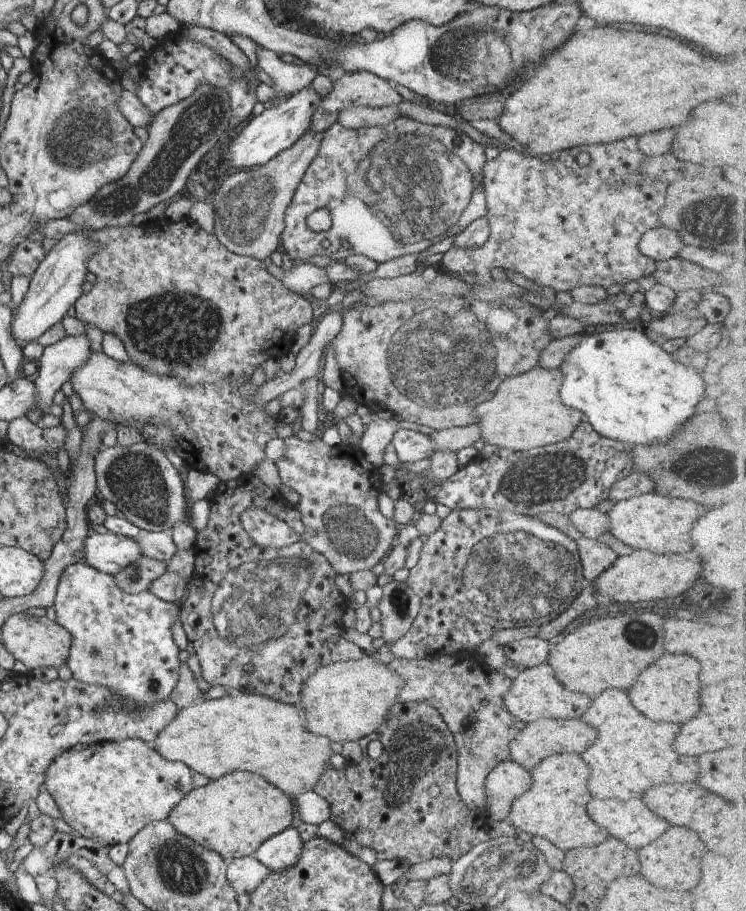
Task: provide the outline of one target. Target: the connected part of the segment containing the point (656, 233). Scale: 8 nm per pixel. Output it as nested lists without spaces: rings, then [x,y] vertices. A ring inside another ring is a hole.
[[[664,226],[646,231],[639,242],[640,252],[655,261],[673,259],[684,247],[681,236]]]

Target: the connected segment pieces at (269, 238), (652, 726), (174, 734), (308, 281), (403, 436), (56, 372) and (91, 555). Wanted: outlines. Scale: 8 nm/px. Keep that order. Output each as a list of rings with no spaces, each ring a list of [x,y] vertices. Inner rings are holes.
[[[310,126],[290,148],[279,152],[266,164],[230,174],[218,191],[210,193],[214,199],[213,233],[230,252],[263,260],[281,247],[281,234],[285,230],[284,210],[316,156],[324,134]]]
[[[606,690],[584,712],[582,720],[598,728],[598,740],[582,758],[592,768],[590,792],[600,800],[632,800],[644,796],[650,788],[662,782],[686,782],[698,778],[698,758],[680,756],[674,752],[678,724],[652,722],[640,714],[624,690]]]
[[[241,691],[224,697],[200,701],[180,709],[176,718],[158,733],[152,746],[169,761],[180,761],[194,772],[204,774],[211,781],[234,771],[258,773],[288,796],[312,791],[334,754],[328,737],[314,734],[305,725],[304,714],[297,704],[283,703],[258,693]]]
[[[312,263],[288,265],[286,274],[281,281],[288,290],[299,295],[311,292],[312,288],[318,284],[330,283],[326,269]]]
[[[400,427],[394,433],[391,443],[400,462],[416,462],[436,454],[435,442],[428,435],[412,427]]]
[[[86,333],[81,335],[67,335],[45,347],[42,356],[38,359],[38,370],[34,378],[37,392],[37,408],[43,414],[52,406],[54,394],[60,386],[72,375],[80,370],[90,358],[90,340]]]
[[[94,532],[85,540],[85,562],[100,572],[115,575],[141,556],[138,542],[113,532]]]

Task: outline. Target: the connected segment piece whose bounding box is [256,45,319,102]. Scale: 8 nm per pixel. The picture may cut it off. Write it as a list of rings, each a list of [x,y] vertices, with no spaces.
[[[258,45],[256,47],[257,64],[259,69],[264,70],[274,81],[276,100],[284,94],[294,95],[302,89],[312,84],[312,80],[317,76],[319,70],[309,65],[291,64],[283,62],[280,57],[271,50]]]

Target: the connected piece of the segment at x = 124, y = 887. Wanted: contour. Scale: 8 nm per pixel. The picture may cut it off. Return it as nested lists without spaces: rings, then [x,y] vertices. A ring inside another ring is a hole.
[[[56,830],[52,838],[48,840],[45,845],[35,847],[28,854],[22,866],[26,867],[28,874],[36,876],[36,874],[42,874],[42,872],[52,871],[52,868],[55,868],[56,865],[62,862],[66,862],[70,856],[82,856],[86,858],[86,860],[90,860],[102,874],[108,877],[108,880],[112,882],[118,890],[121,890],[123,893],[129,891],[129,882],[125,875],[125,870],[109,857],[109,847],[92,839],[81,837],[79,834],[71,835]]]

